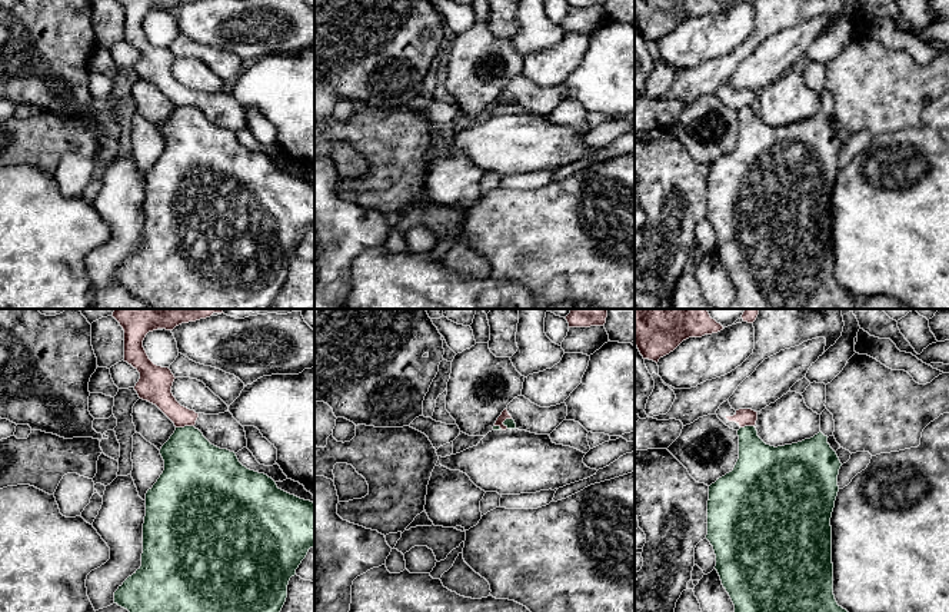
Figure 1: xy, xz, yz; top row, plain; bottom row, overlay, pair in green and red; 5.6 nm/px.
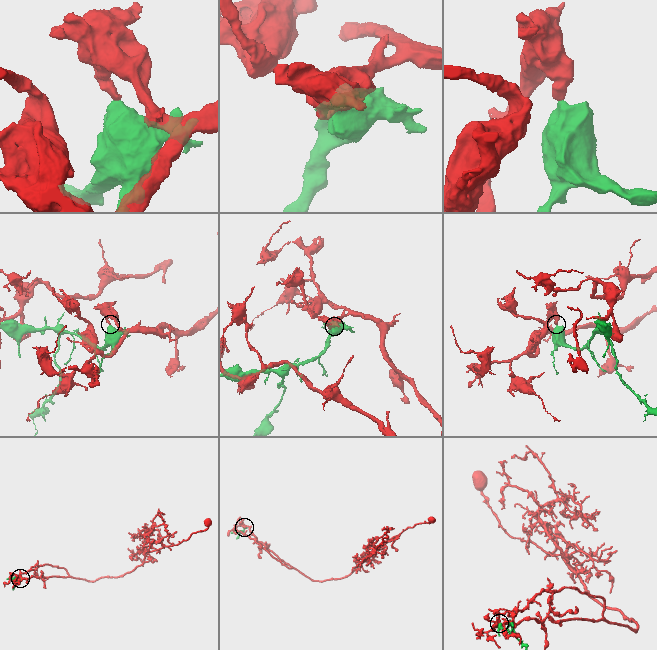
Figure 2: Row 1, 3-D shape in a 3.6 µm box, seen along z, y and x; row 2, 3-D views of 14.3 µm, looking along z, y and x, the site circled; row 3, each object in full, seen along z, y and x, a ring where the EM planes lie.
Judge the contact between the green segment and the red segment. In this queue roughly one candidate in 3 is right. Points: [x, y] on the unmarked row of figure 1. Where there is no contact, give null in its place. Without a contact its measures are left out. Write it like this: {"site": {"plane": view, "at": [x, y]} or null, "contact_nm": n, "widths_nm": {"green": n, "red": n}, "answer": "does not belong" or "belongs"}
{"site": {"plane": "xy", "at": [185, 106]}, "contact_nm": 110, "widths_nm": {"green": 340, "red": 140}, "answer": "does not belong"}

